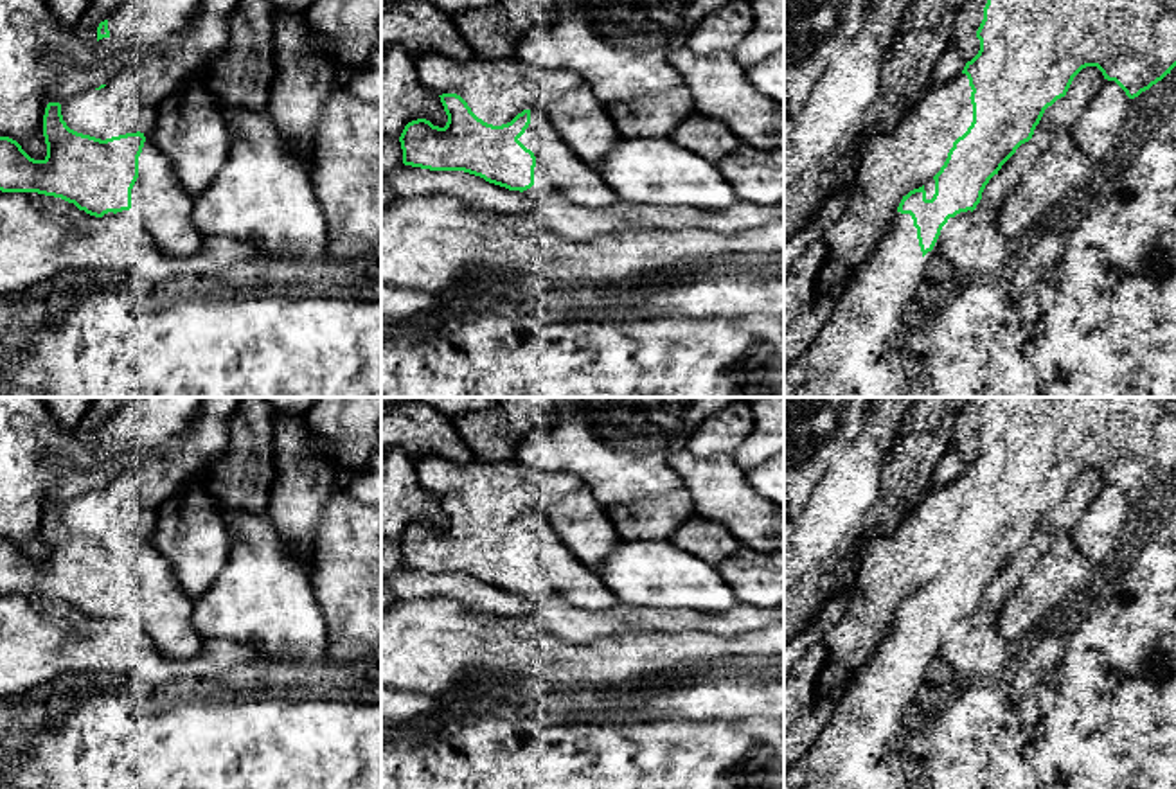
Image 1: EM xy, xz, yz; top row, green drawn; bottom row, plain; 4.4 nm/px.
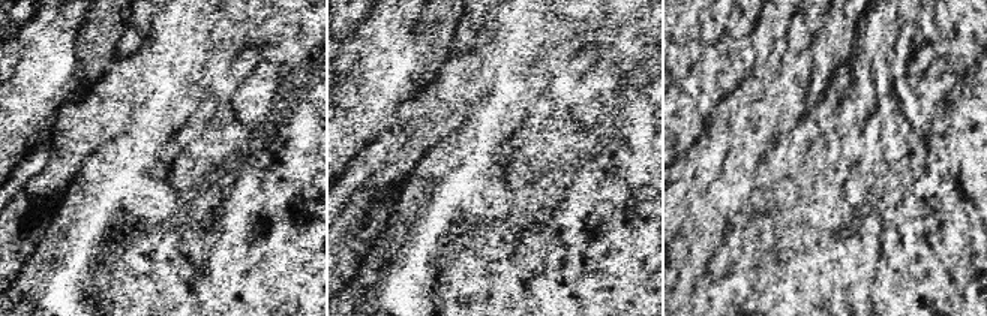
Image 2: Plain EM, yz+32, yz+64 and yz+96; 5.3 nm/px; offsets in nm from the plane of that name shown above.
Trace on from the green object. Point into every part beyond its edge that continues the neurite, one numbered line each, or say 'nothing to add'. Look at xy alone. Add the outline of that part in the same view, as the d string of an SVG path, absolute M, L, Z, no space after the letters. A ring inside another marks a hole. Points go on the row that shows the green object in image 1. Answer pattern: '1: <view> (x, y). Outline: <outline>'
nothing to add

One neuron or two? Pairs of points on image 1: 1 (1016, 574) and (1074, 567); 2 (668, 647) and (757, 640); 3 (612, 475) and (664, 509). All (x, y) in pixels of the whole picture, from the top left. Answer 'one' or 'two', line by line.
1: two
2: one
3: two

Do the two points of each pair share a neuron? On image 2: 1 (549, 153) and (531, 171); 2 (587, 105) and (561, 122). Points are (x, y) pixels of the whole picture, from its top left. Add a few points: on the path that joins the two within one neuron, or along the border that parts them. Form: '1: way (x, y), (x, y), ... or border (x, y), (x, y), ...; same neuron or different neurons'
1: way (545, 158), (536, 166); same neuron
2: border (563, 110), (579, 129); different neurons

